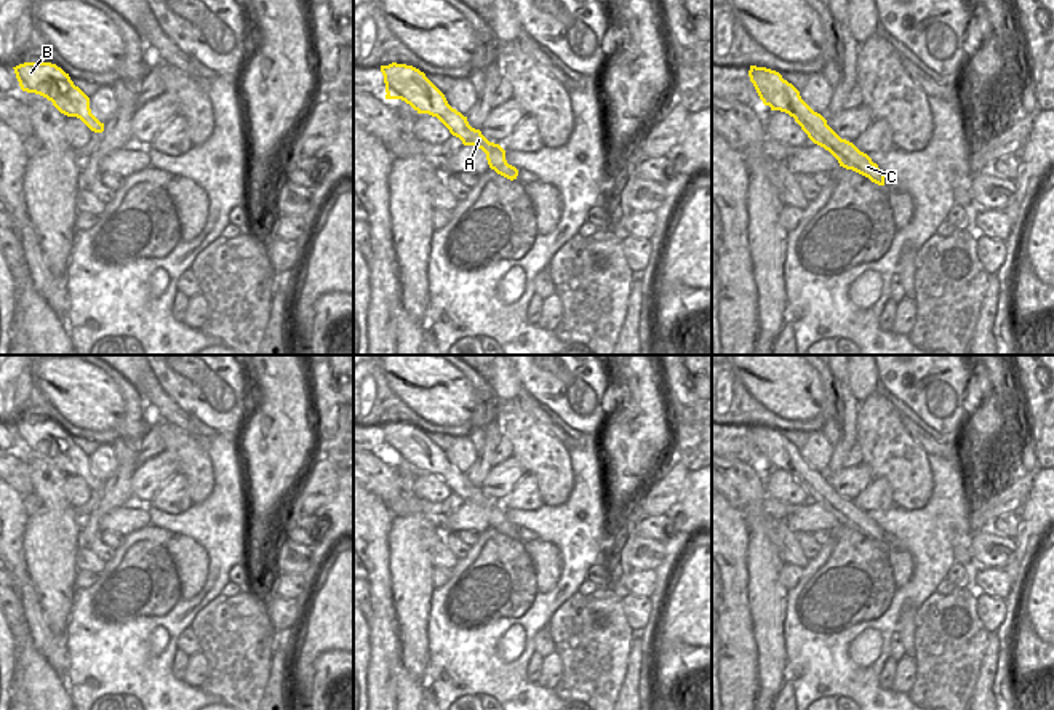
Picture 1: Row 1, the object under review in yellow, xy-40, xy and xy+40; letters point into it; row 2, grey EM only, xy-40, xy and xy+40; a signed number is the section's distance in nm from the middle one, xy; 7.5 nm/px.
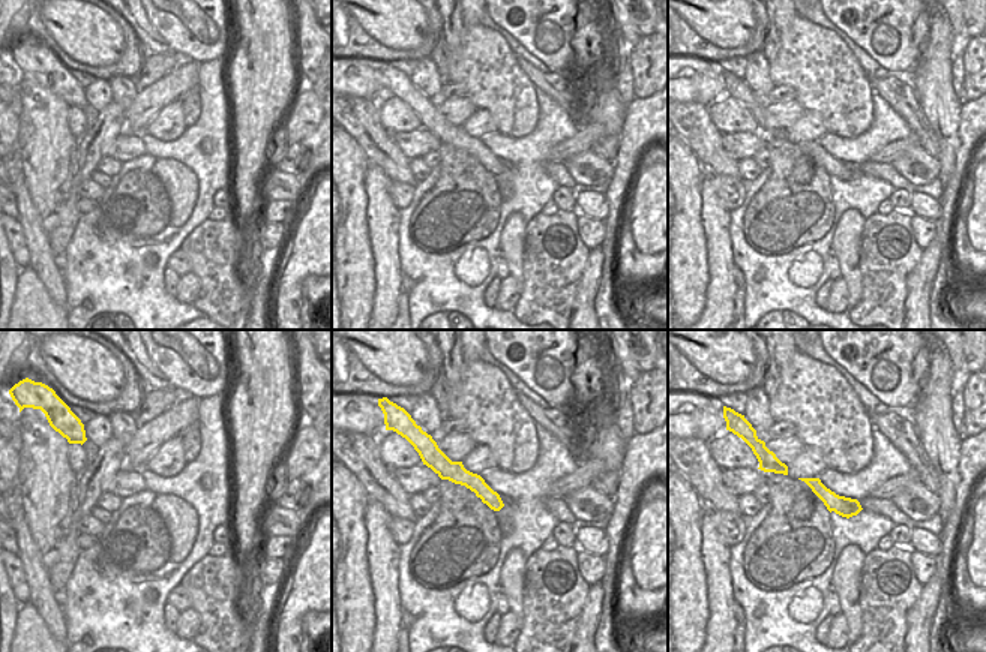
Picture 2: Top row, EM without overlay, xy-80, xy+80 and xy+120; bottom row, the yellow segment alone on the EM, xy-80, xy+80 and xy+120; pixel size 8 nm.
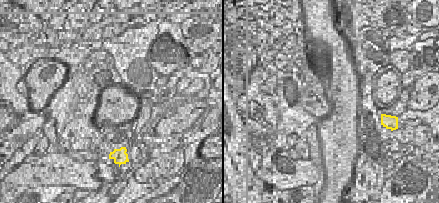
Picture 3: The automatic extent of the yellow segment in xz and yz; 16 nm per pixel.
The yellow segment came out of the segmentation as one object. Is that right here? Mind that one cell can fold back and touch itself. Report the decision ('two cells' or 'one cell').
one cell

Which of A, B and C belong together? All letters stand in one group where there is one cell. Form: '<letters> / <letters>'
A B C

